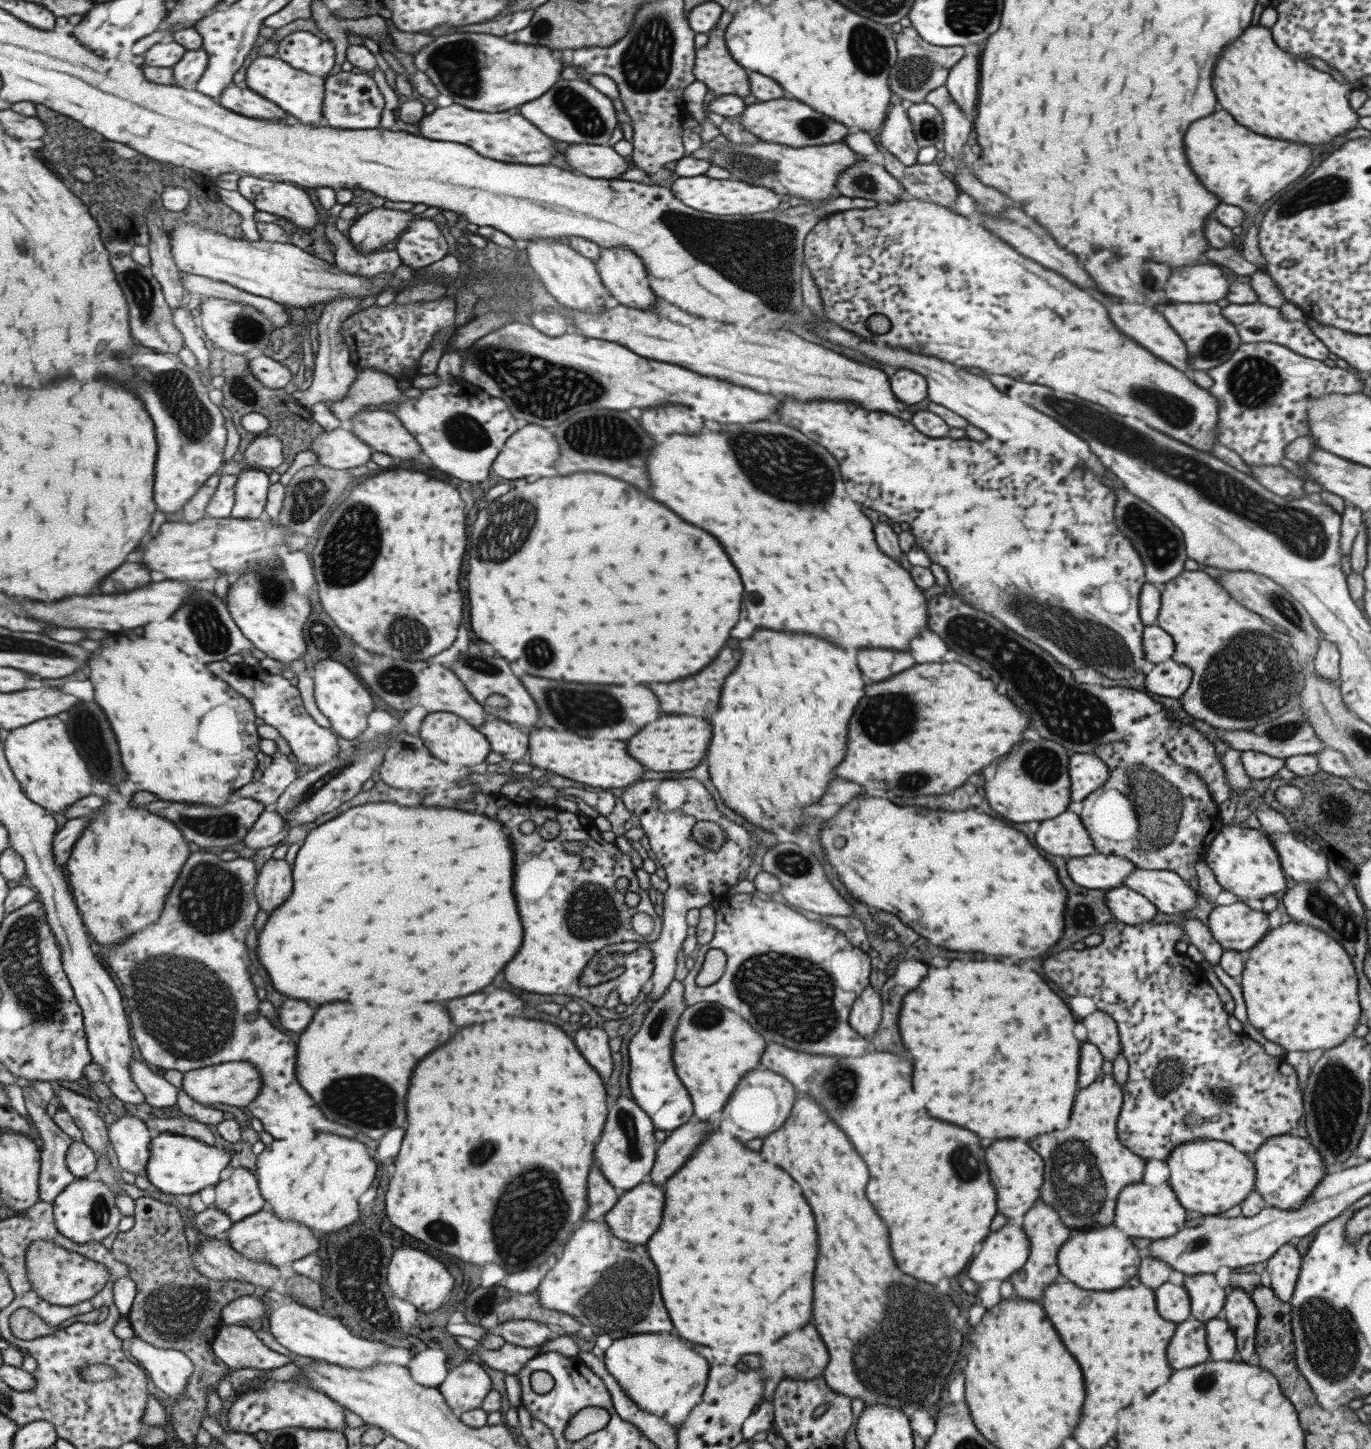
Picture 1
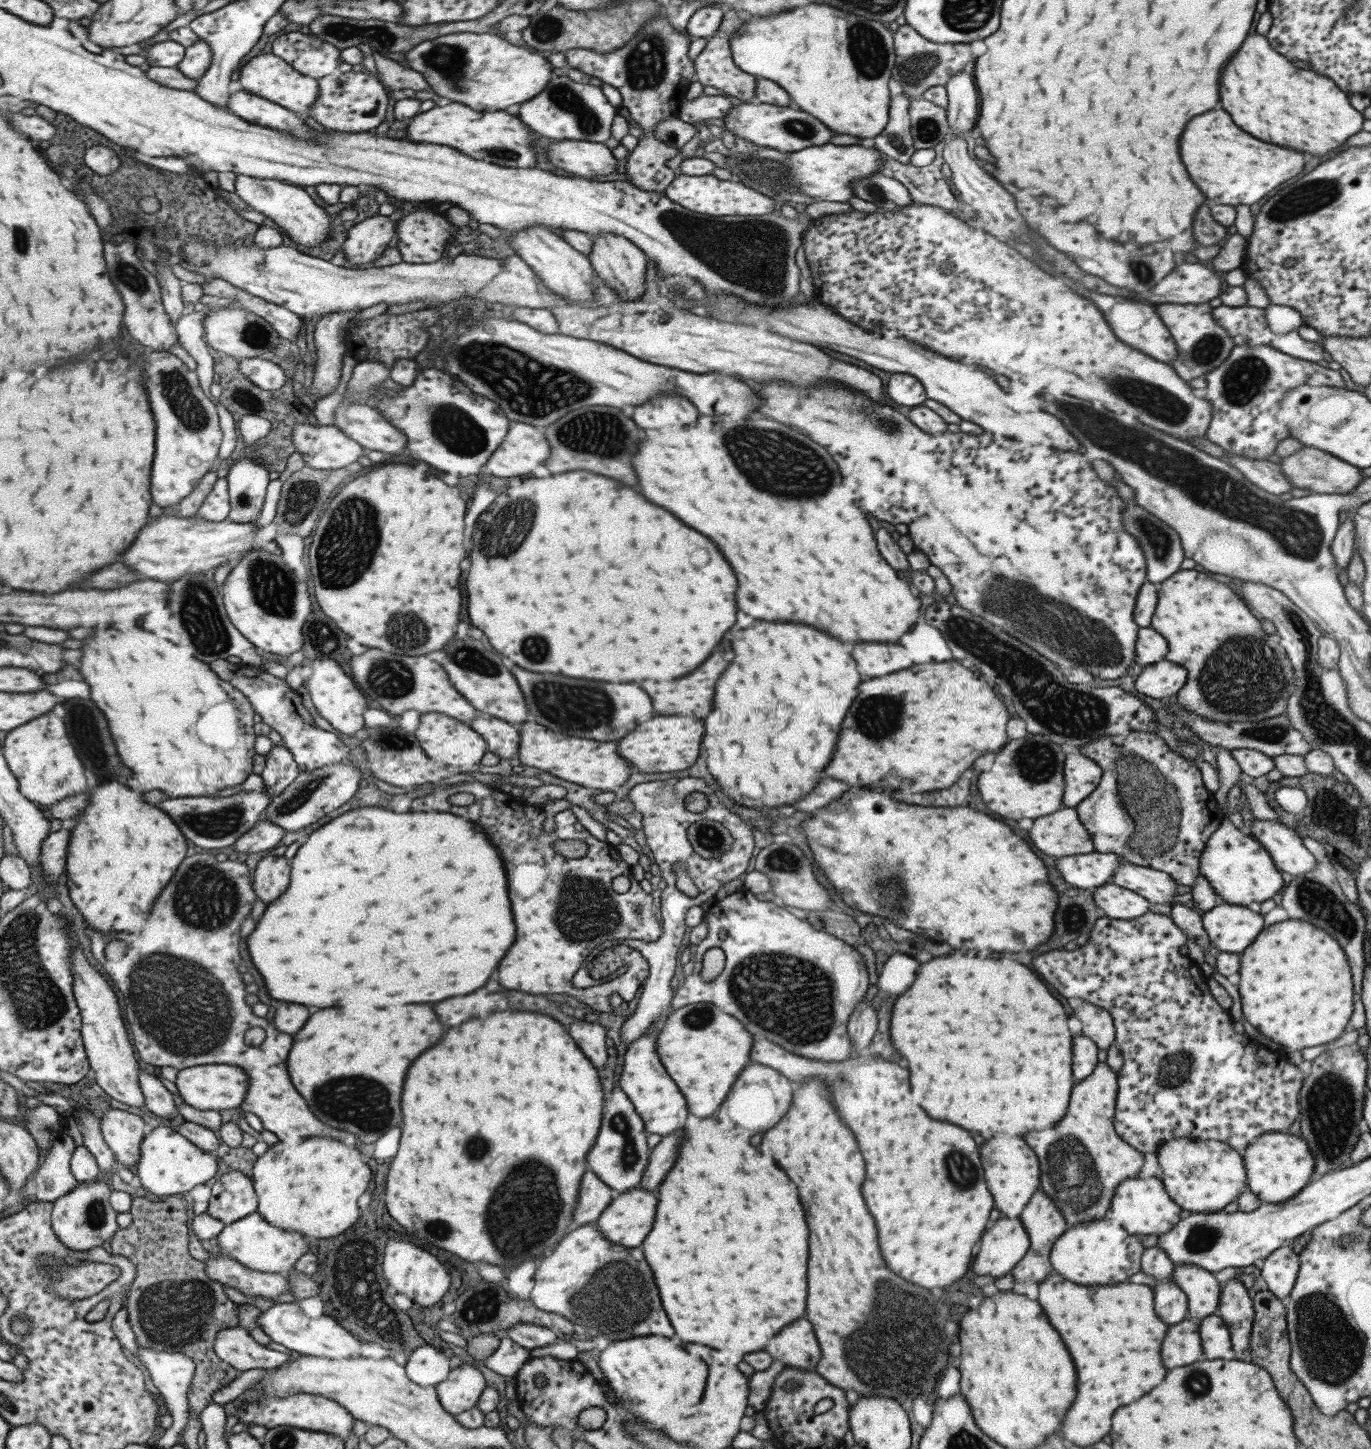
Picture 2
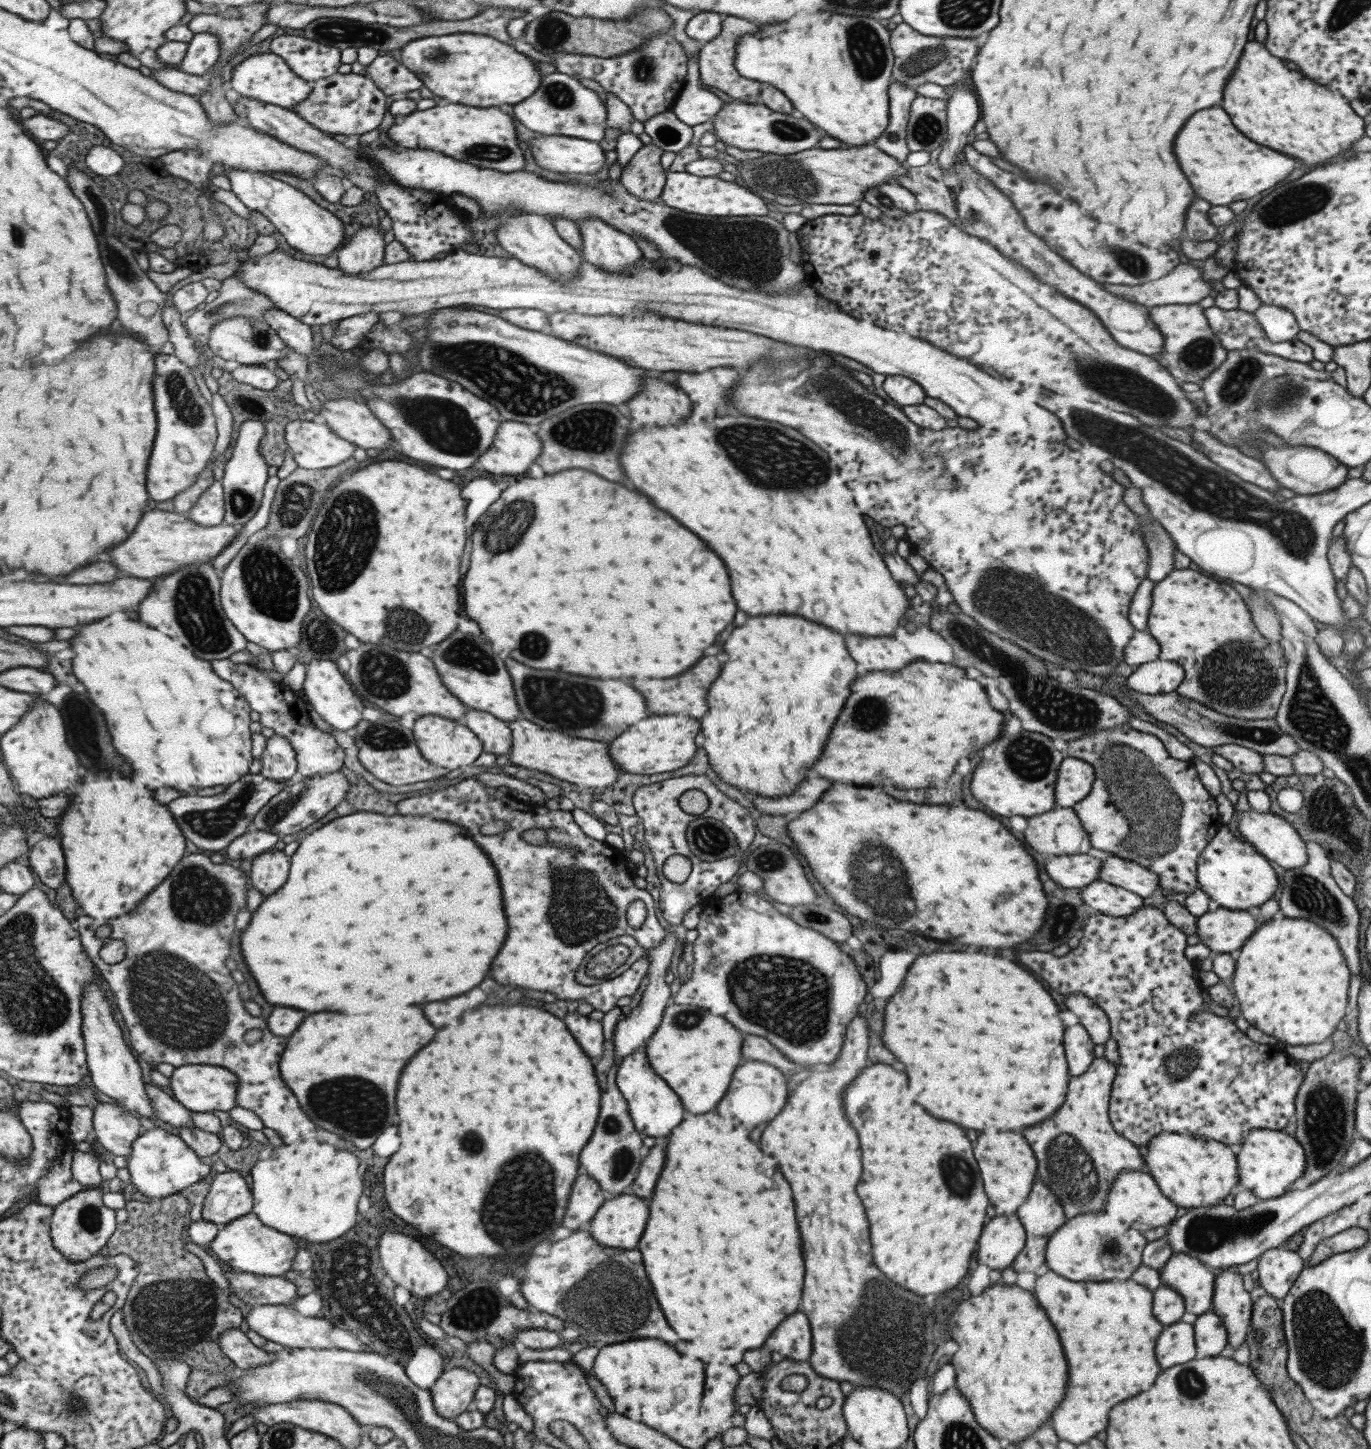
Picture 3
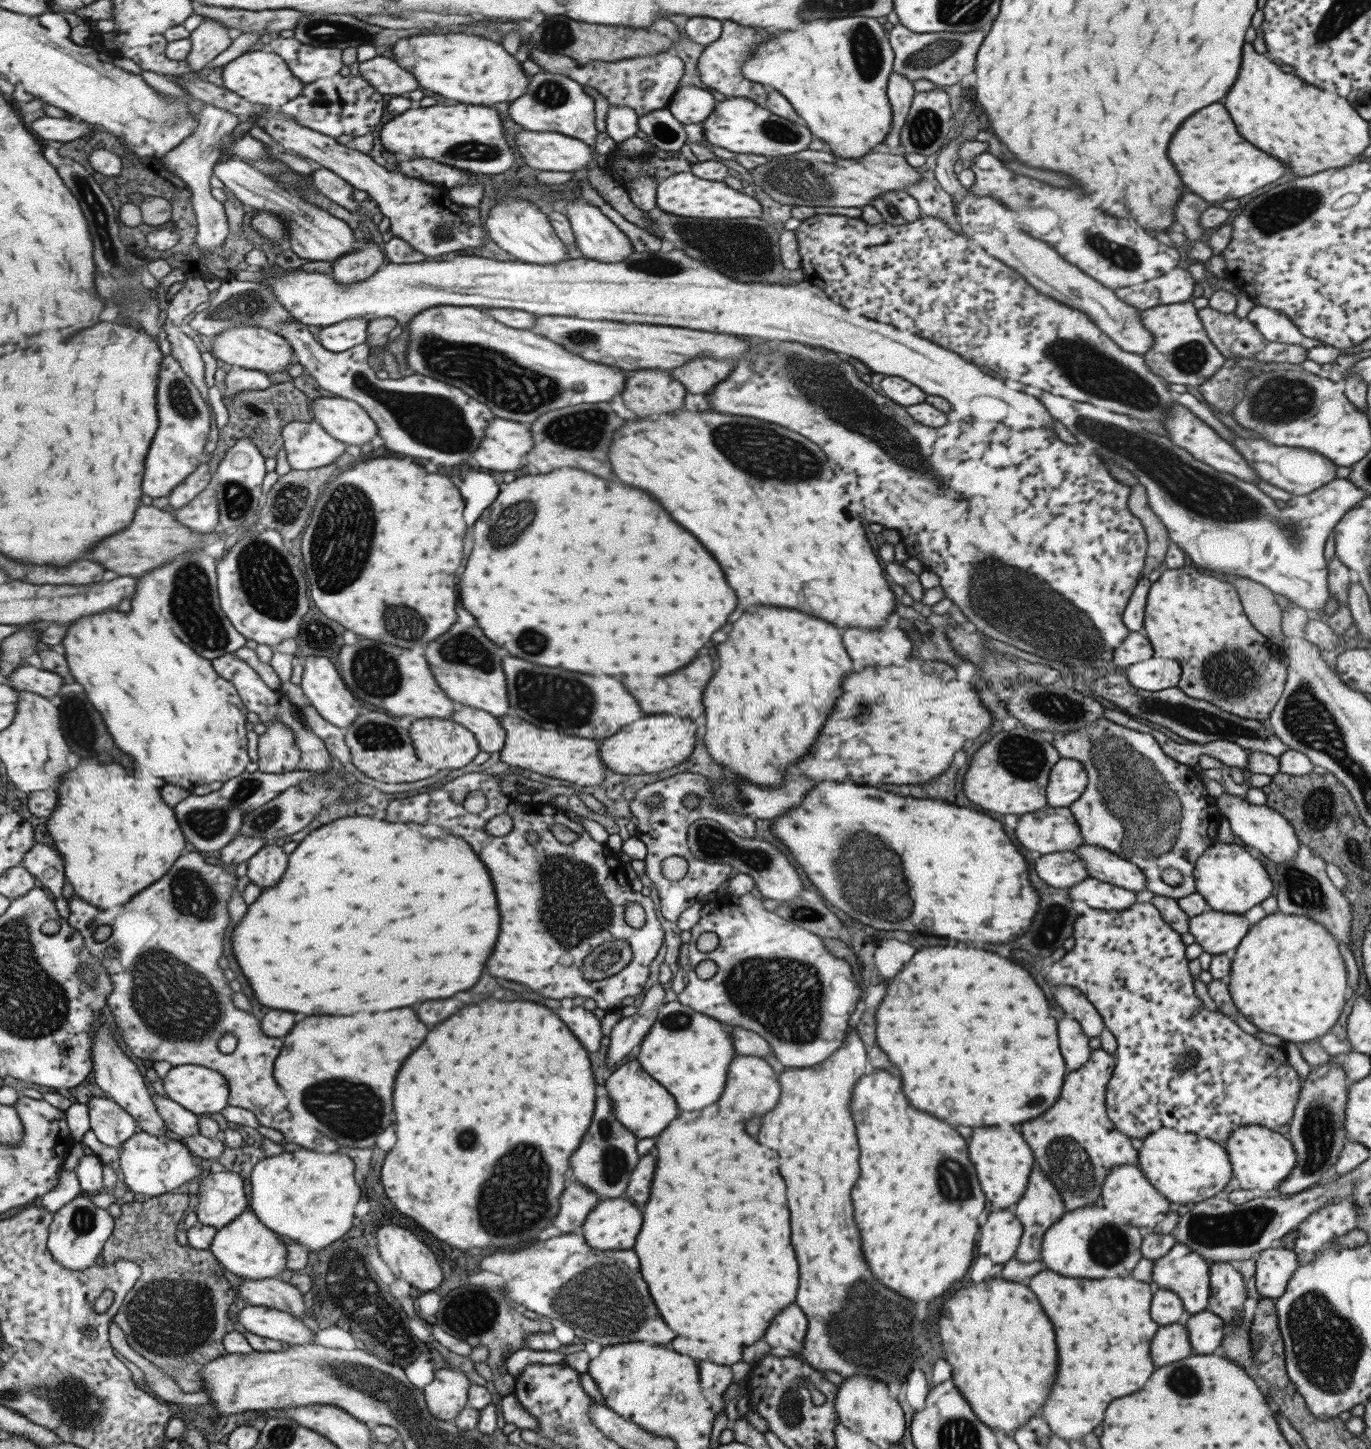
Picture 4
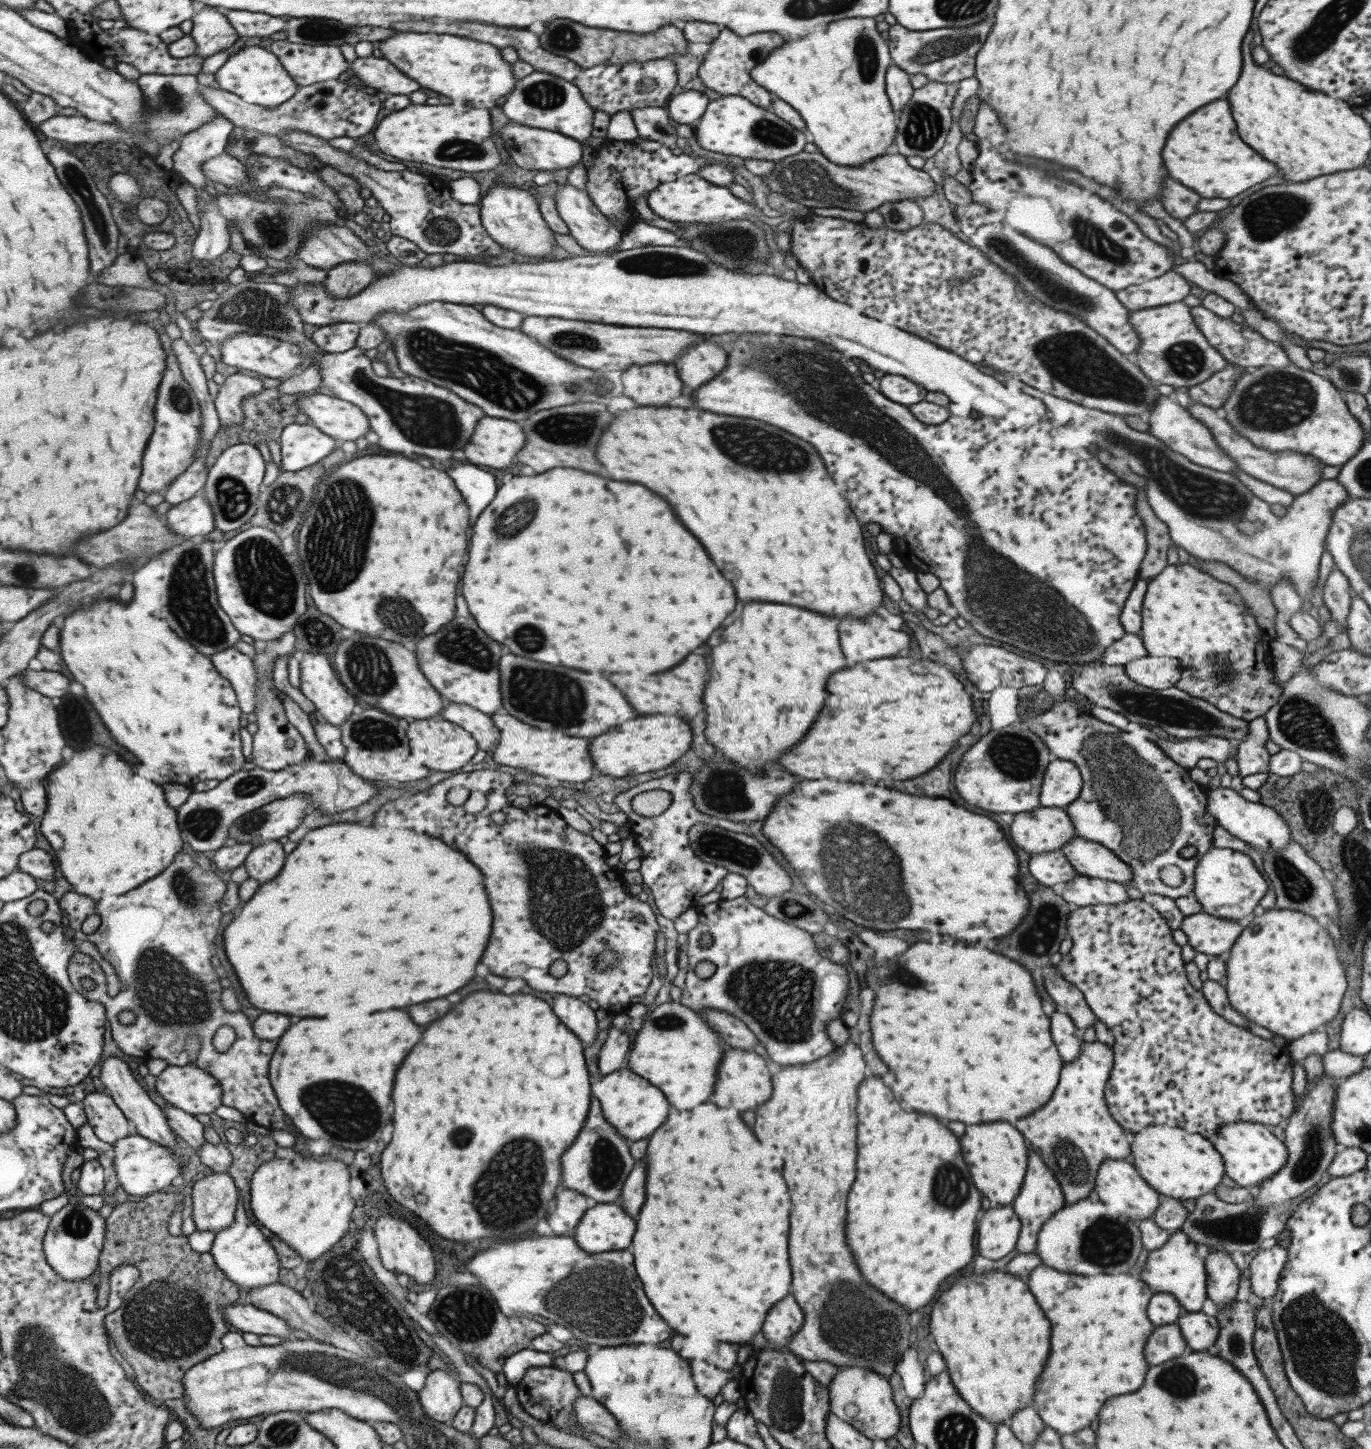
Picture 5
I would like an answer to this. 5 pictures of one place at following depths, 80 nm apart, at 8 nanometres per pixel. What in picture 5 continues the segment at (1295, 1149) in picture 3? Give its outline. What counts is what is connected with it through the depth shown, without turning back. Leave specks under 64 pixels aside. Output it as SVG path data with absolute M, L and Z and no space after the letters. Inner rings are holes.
M1232 1122L1221 1125L1210 1139L1215 1151L1221 1155L1225 1176L1233 1180L1237 1187L1251 1190L1274 1175L1287 1162L1287 1151L1266 1125L1250 1122Z

